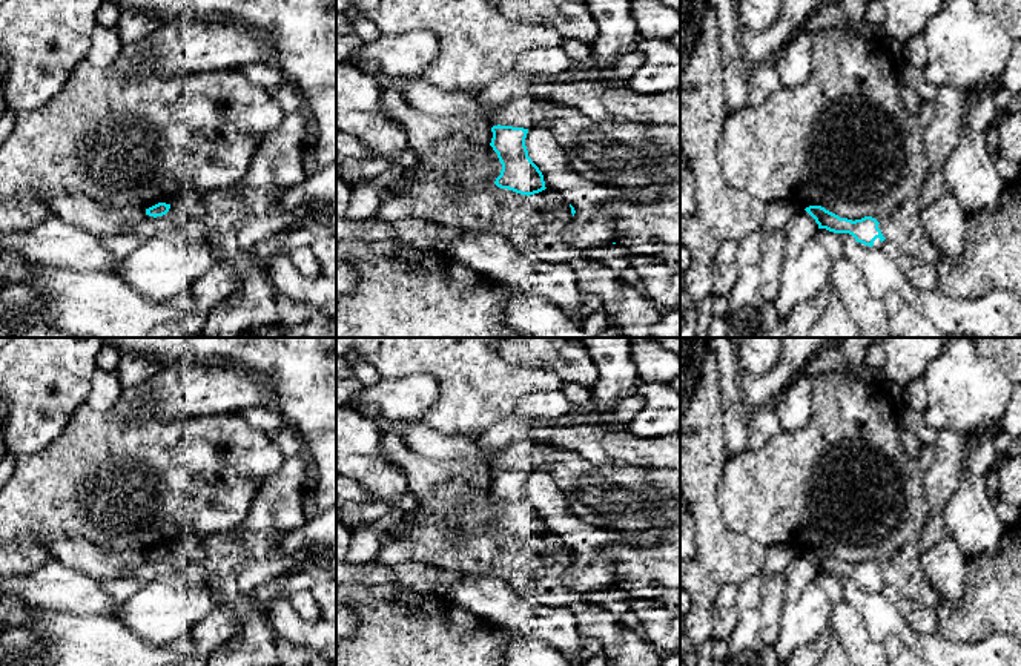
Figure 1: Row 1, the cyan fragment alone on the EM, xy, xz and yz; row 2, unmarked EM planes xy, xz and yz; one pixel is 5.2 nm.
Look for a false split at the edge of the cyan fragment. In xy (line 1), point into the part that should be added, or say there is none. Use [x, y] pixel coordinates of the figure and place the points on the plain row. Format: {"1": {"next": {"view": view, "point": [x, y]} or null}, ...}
{"1": {"next": null}}

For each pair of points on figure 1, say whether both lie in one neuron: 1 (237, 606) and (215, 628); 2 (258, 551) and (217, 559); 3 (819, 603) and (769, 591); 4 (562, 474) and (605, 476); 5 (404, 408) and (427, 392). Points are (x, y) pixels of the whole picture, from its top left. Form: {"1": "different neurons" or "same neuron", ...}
{"1": "same neuron", "2": "same neuron", "3": "different neurons", "4": "same neuron", "5": "same neuron"}

